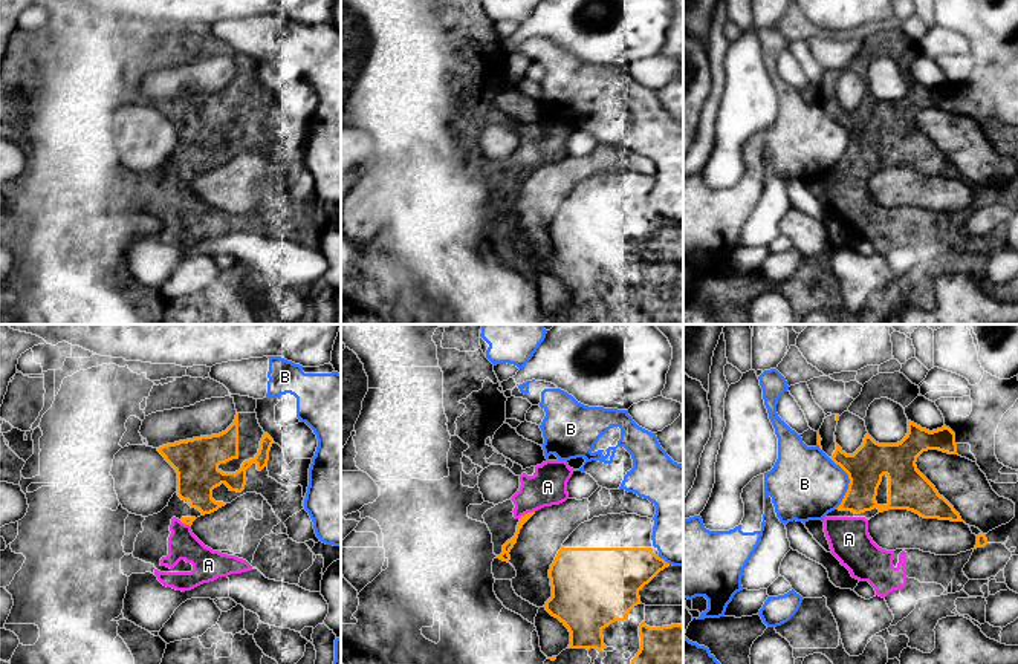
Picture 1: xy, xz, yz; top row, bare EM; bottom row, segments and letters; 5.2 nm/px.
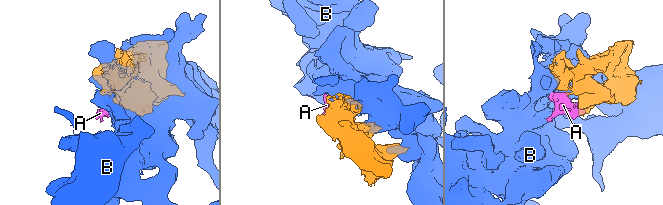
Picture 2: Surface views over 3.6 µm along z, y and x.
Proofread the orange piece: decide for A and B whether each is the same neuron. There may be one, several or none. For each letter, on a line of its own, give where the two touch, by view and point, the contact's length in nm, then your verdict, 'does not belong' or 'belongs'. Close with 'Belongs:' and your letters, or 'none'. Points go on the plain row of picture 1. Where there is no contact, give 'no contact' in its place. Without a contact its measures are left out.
A: xz (528, 170) | 70 nm | belongs
B: yz (850, 139) | 280 nm | does not belong
Belongs: A

